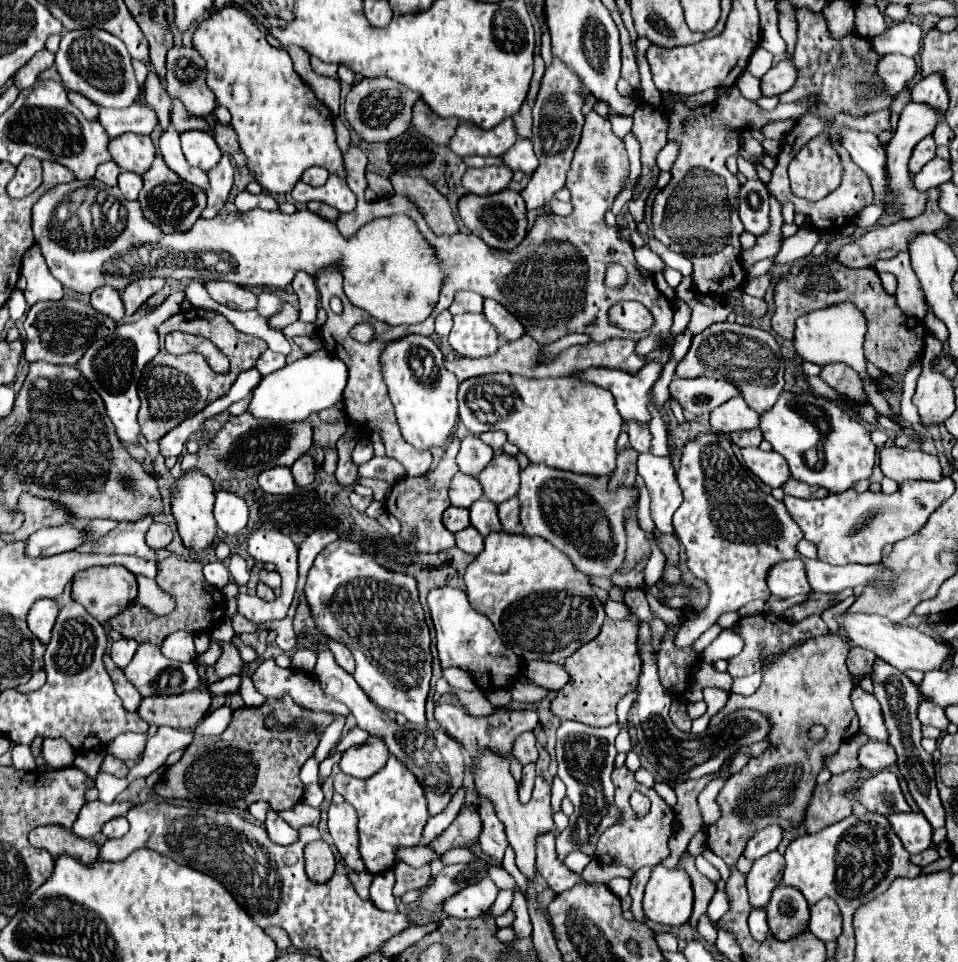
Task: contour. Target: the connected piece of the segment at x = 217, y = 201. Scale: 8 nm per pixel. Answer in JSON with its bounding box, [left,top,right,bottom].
[202,155,234,217]

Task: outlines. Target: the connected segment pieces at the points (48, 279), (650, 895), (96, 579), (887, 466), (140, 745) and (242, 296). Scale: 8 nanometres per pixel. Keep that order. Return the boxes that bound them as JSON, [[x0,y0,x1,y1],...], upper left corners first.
[[22,245,62,305],[642,865,692,925],[72,565,138,623],[880,447,942,483],[106,733,146,761],[204,281,258,311]]

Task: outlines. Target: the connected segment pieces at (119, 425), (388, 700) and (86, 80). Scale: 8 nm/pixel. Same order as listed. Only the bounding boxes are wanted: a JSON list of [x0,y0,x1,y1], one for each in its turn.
[[78,293,184,443],[304,539,432,725],[56,29,138,109]]

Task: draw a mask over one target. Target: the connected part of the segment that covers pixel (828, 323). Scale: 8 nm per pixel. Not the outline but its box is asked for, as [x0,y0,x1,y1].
[794,303,894,417]

